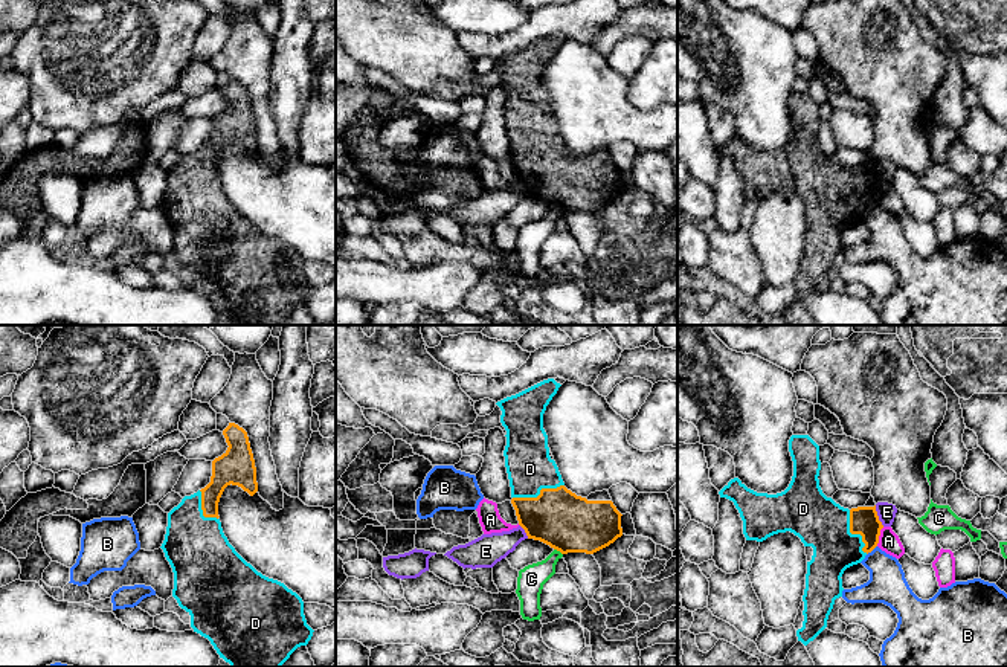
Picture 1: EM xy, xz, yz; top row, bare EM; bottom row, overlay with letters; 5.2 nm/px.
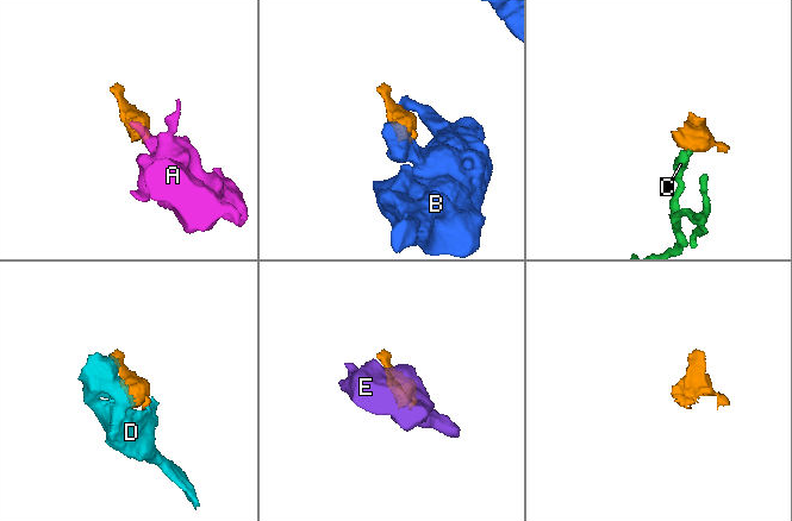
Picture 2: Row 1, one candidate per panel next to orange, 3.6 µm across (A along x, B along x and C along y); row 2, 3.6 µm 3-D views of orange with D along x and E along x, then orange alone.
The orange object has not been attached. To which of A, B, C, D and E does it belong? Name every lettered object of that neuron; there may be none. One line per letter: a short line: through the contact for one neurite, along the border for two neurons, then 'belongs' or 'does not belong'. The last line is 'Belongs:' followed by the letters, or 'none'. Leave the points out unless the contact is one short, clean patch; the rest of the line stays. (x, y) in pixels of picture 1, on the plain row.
A: line yz (884, 185), (876, 203); does not belong
B: line yz (876, 203), (867, 212); does not belong
C: line xz (554, 206), (562, 212); does not belong
D: belongs
E: line yz (875, 164), (878, 177), (884, 183); does not belong
Belongs: D

